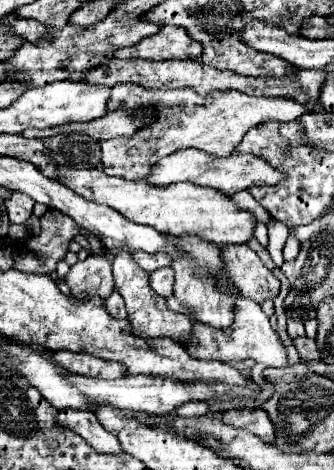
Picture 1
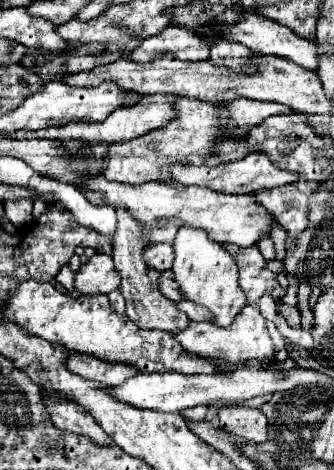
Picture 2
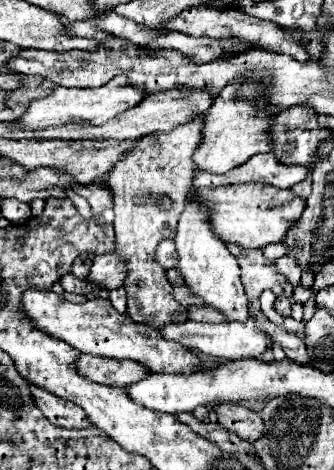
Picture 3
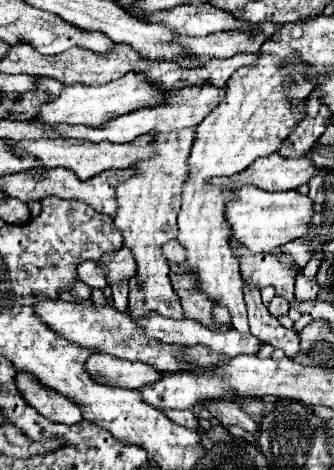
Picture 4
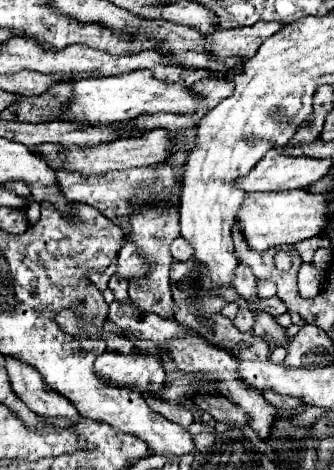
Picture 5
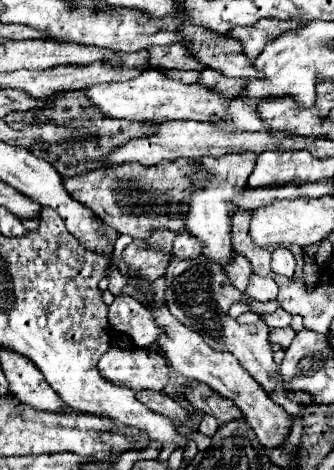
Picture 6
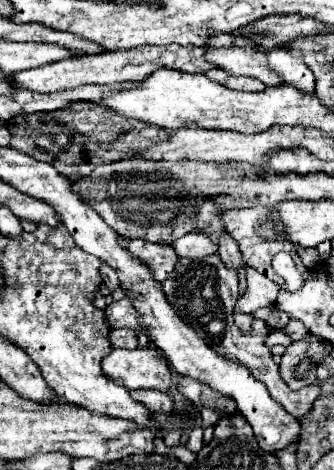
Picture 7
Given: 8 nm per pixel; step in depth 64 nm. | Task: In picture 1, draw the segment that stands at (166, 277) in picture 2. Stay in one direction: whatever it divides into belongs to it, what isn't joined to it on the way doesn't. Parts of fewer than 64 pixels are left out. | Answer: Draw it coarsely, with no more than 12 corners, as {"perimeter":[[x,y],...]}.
{"perimeter":[[174,270],[150,274],[152,289],[163,298],[173,295]]}

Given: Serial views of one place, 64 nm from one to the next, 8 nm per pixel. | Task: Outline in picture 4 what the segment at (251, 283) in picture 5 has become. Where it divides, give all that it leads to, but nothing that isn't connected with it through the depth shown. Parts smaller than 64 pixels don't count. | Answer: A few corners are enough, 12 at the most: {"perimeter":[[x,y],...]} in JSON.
{"perimeter":[[244,284],[250,332],[300,354],[298,332],[284,328],[262,304],[260,292]]}

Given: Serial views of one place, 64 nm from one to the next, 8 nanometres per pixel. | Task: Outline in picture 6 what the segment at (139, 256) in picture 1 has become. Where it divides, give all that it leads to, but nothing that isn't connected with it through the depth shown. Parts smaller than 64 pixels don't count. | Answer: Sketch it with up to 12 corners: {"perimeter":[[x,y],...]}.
{"perimeter":[[188,234],[174,240],[174,256],[182,260],[200,256],[200,244]]}

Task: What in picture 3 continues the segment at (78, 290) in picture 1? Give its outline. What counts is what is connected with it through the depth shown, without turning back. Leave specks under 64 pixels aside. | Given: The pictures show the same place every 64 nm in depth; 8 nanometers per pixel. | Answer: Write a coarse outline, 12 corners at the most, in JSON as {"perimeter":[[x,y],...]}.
{"perimeter":[[116,254],[92,260],[88,284],[114,290],[124,282]]}

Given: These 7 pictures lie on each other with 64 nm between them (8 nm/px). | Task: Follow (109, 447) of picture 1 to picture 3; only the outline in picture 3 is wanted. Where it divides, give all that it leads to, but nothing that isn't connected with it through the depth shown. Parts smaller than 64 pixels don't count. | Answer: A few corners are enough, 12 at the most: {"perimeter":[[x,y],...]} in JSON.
{"perimeter":[[34,388],[44,416],[60,428],[94,428],[82,408]]}

